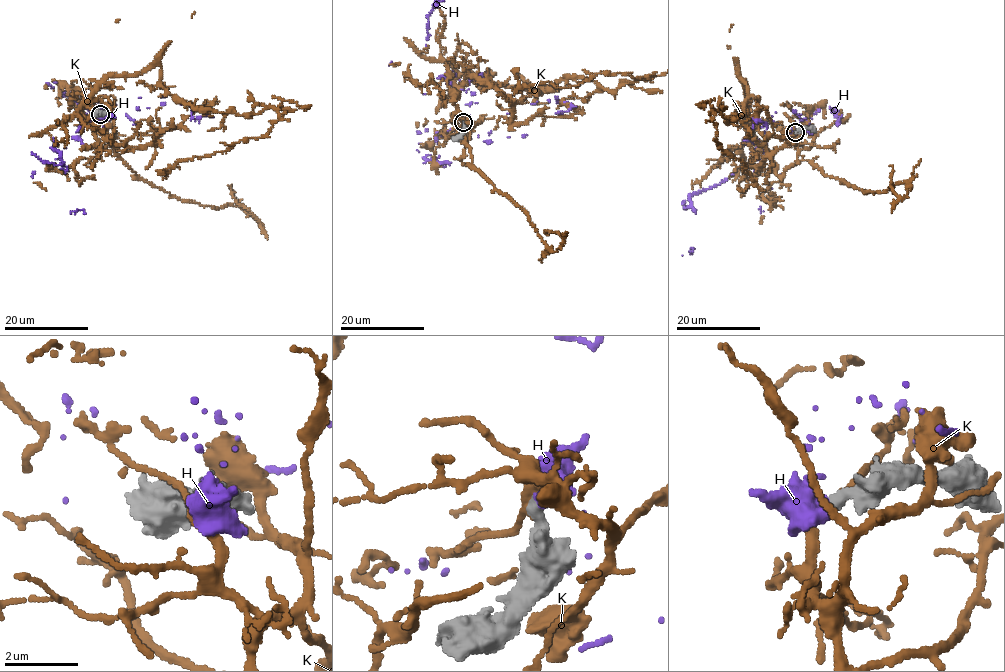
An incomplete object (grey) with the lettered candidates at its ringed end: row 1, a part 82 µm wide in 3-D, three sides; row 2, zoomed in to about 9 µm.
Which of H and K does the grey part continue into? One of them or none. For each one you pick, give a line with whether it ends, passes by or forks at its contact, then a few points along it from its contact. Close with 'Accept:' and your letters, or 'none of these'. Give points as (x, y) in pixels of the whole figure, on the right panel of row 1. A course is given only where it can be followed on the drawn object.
Accept: none of these

